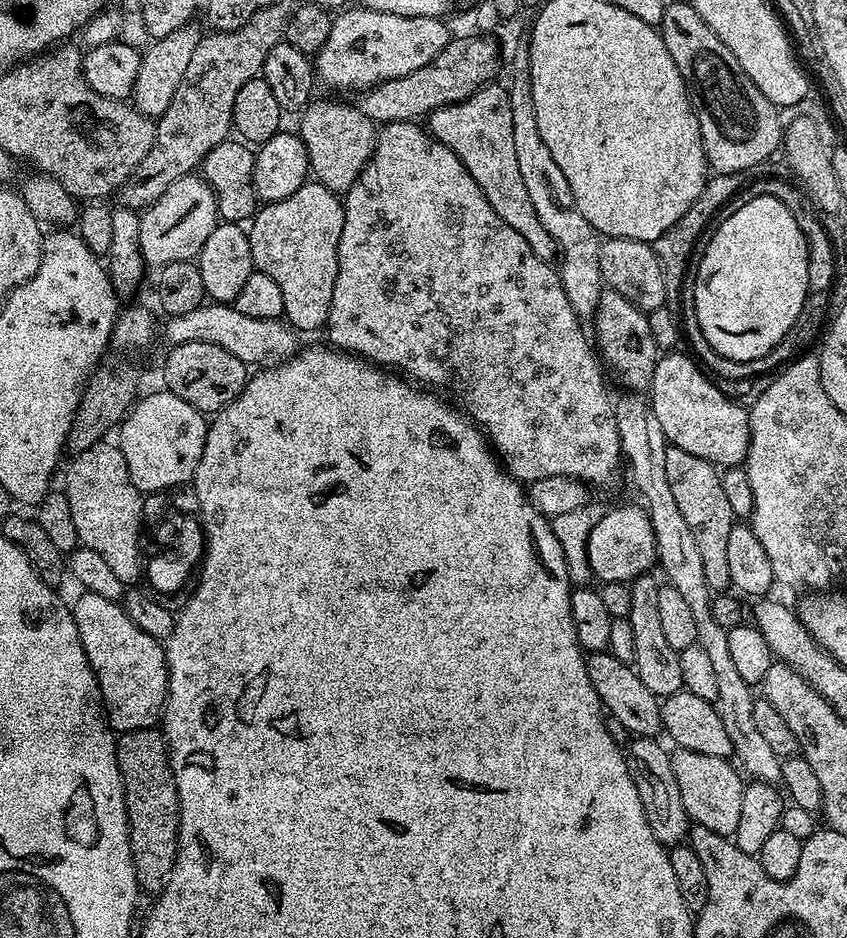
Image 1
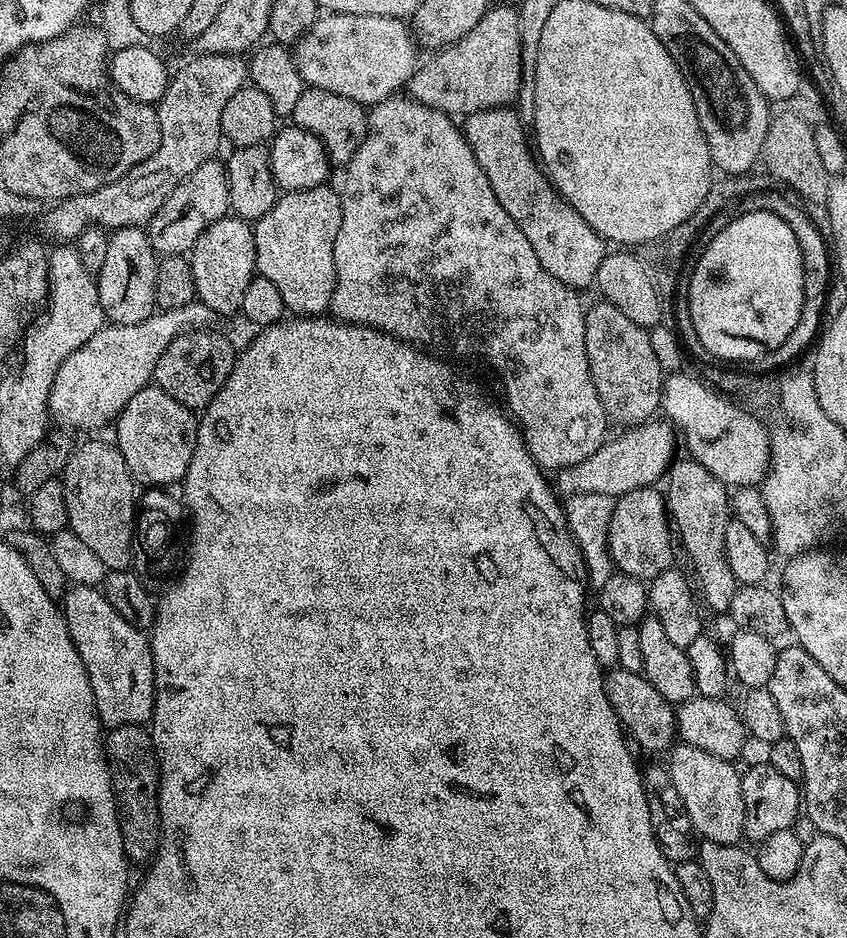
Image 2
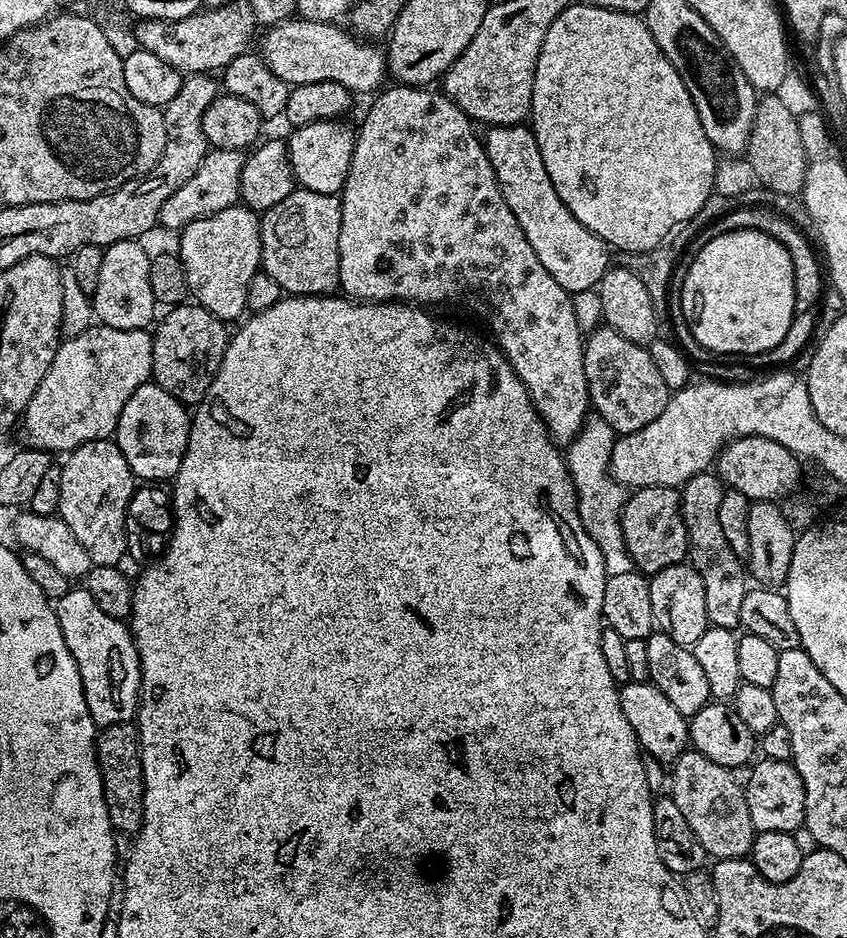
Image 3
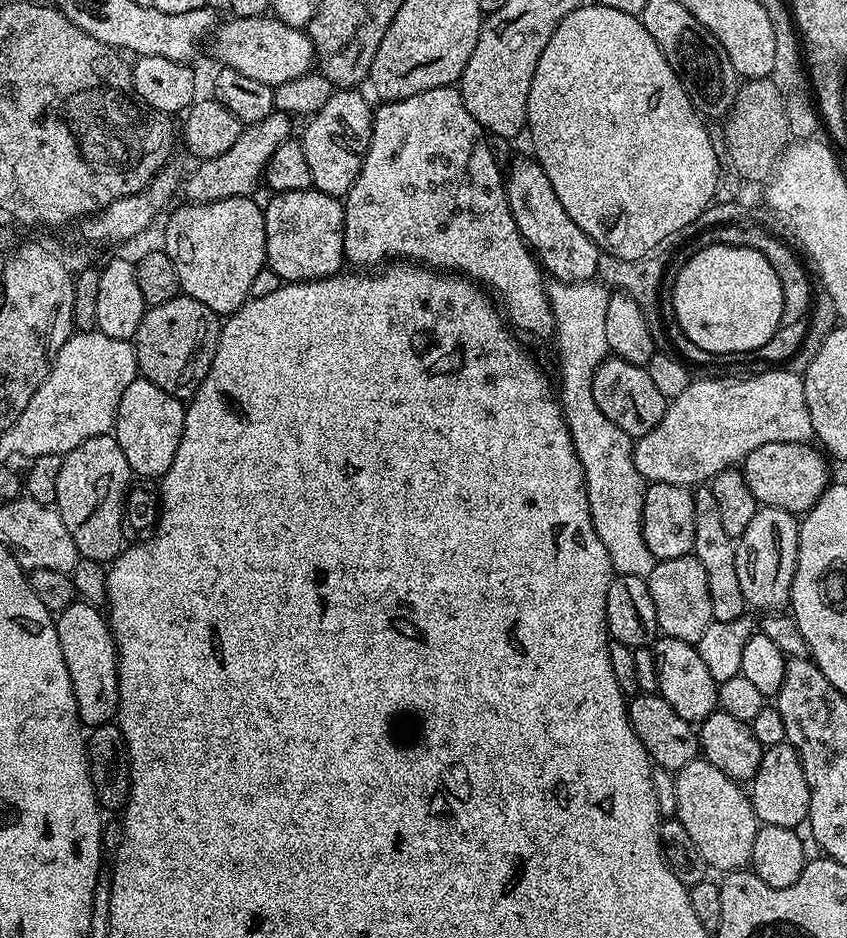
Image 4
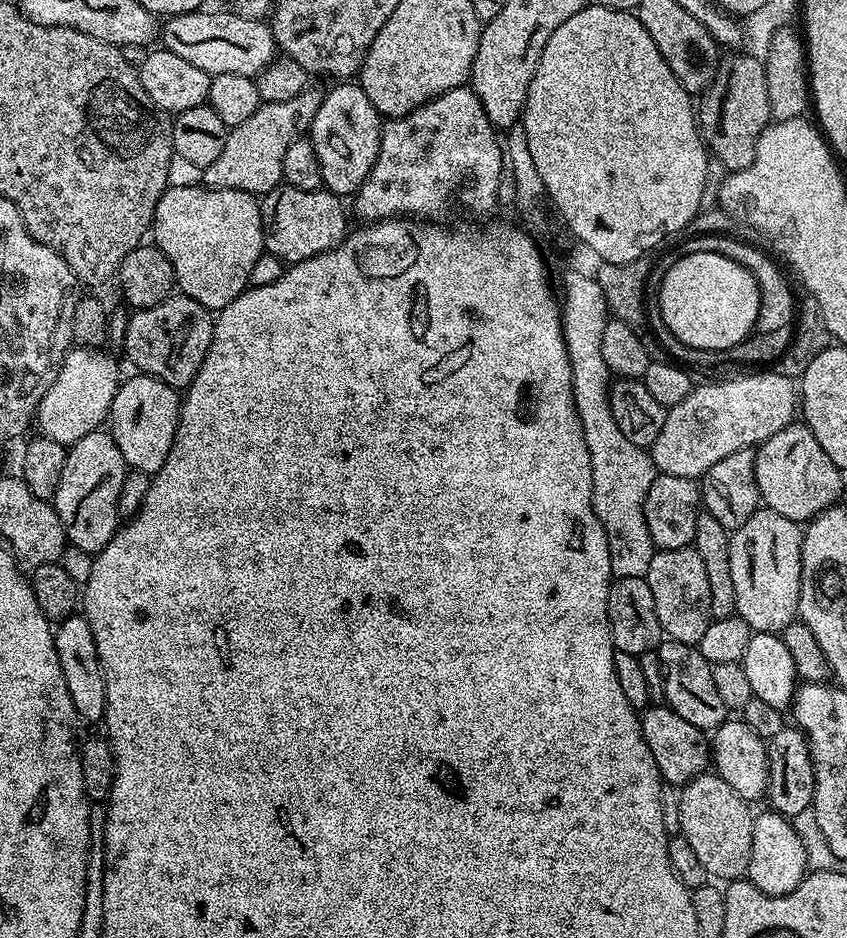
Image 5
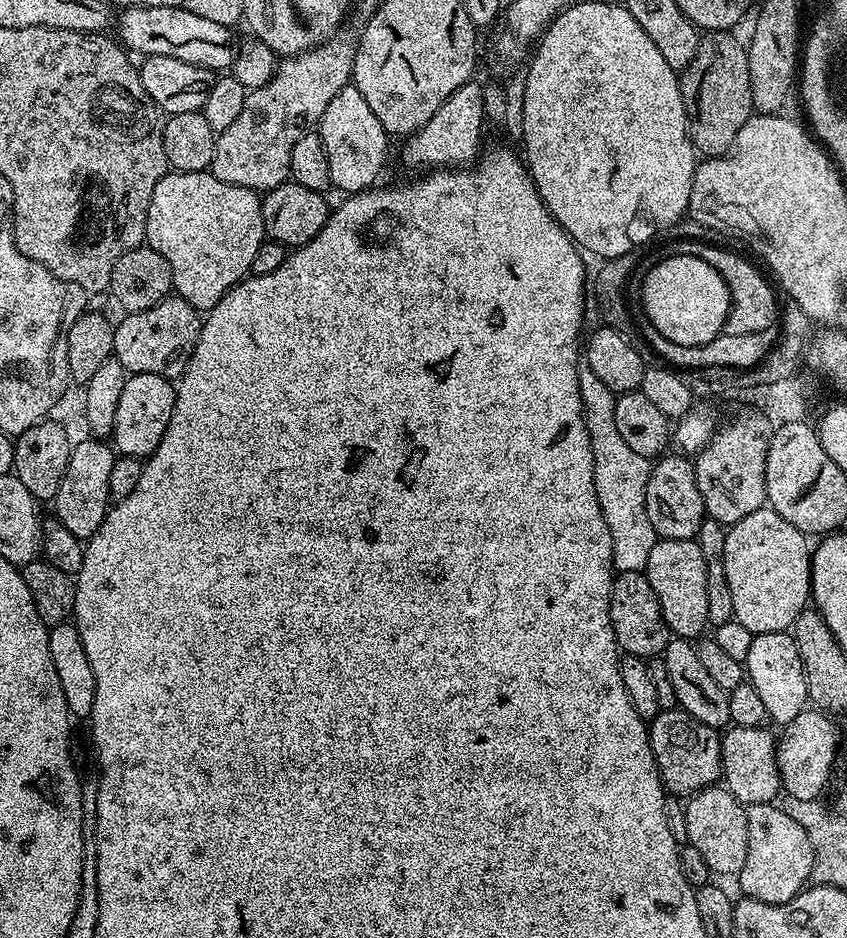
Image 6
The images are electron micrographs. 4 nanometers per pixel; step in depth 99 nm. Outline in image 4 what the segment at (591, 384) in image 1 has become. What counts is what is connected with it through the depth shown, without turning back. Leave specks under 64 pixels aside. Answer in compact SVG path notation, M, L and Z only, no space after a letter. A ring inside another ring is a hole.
M456 86L447 88L435 88L426 90L422 94L414 94L410 98L401 100L389 100L381 103L372 113L372 133L370 134L370 146L366 150L366 158L362 162L362 170L350 186L348 195L343 197L344 206L344 259L349 265L360 270L368 270L373 266L383 265L399 258L404 262L415 262L429 268L443 270L449 274L459 274L481 286L483 286L494 297L495 303L502 309L507 323L517 333L525 332L528 336L537 336L544 340L553 335L556 323L552 307L548 301L548 295L544 289L546 283L545 273L542 271L533 253L525 244L518 226L514 222L512 212L508 208L508 194L506 191L506 180L502 175L502 168L496 165L496 156L488 145L489 137L478 122L466 110L466 106L460 97L460 89Z

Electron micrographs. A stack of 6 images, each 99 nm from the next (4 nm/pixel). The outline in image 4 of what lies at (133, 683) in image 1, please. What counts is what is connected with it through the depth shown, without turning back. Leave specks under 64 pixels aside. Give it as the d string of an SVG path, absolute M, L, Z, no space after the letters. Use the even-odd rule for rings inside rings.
M75 599L66 610L55 617L58 630L58 646L62 646L62 662L66 662L66 670L70 670L70 682L74 686L74 698L78 706L81 725L91 730L111 724L120 710L120 679L118 678L118 660L116 658L116 639L112 627L108 625L107 615L97 605L87 600Z

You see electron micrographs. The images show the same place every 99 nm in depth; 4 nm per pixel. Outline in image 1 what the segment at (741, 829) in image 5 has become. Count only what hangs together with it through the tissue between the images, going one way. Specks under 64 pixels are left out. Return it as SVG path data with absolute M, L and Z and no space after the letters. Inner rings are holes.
M676 748L671 753L671 769L678 782L683 805L689 819L713 830L719 836L731 837L737 830L742 812L744 780L741 773L729 759L715 758L713 755L699 754L697 751Z

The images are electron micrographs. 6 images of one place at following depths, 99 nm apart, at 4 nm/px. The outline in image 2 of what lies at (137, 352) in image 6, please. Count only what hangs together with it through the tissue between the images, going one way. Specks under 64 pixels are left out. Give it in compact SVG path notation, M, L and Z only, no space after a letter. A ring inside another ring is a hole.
M212 330L183 332L181 336L174 338L158 358L154 377L155 387L193 410L207 408L218 390L222 390L226 378L230 378L230 370L234 370L238 355L238 348L222 333L208 331Z

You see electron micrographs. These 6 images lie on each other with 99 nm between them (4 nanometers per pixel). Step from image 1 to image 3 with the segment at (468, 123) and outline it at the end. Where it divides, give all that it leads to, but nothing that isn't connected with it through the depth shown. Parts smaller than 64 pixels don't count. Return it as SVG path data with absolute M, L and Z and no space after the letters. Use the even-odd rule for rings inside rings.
M511 124L489 127L487 132L488 136L483 137L484 149L490 158L490 166L494 166L500 193L514 218L518 218L518 226L522 226L526 242L534 246L538 262L542 262L550 278L570 294L593 291L608 273L610 249L602 238L586 230L586 226L566 210L566 202L558 198L558 190L554 190L554 182L550 182L550 174L546 174L542 150L538 150L531 127Z

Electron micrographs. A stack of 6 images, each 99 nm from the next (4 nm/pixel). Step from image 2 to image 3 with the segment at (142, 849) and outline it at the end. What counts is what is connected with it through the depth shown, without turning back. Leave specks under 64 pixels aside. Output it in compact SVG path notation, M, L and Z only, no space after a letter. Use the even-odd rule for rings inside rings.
M135 723L115 724L99 729L96 738L96 757L102 774L106 810L117 833L139 832L144 824L144 775L140 757L140 730Z

